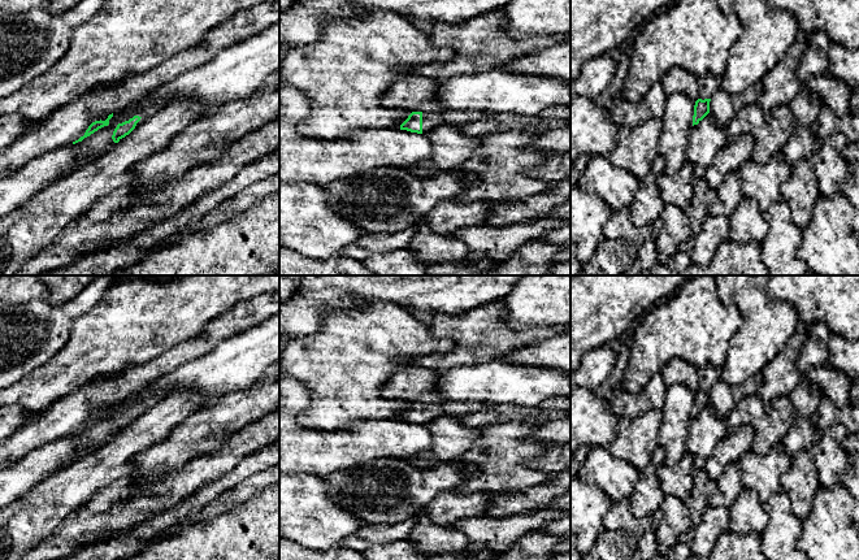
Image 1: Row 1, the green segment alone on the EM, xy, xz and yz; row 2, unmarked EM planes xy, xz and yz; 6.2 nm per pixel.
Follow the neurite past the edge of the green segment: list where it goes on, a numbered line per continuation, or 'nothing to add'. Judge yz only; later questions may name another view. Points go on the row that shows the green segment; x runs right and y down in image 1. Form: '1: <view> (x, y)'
1: yz (708, 85)

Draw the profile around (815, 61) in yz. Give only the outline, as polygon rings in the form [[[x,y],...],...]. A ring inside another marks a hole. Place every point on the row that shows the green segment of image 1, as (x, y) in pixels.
[[[824,31],[812,32],[807,39],[807,51],[803,55],[798,75],[803,84],[807,84],[811,77],[825,74],[829,68],[828,48],[829,38]]]

